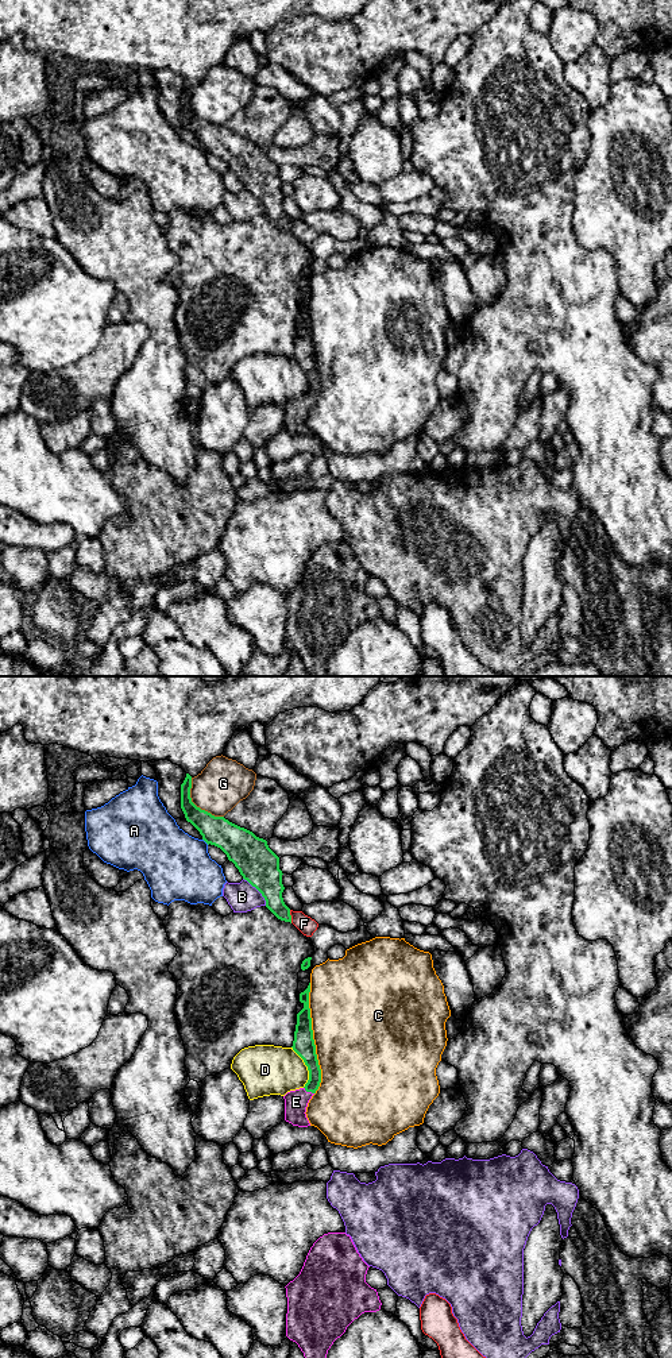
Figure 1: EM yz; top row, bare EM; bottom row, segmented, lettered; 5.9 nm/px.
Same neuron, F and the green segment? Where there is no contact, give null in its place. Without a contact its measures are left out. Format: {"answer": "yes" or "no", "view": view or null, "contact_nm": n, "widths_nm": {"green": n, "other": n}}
{"answer": "no", "view": "yz", "contact_nm": 80, "widths_nm": {"green": 160, "other": 100}}

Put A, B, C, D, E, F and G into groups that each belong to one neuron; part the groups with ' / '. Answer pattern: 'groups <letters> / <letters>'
groups A / B / C / D / E / F / G

